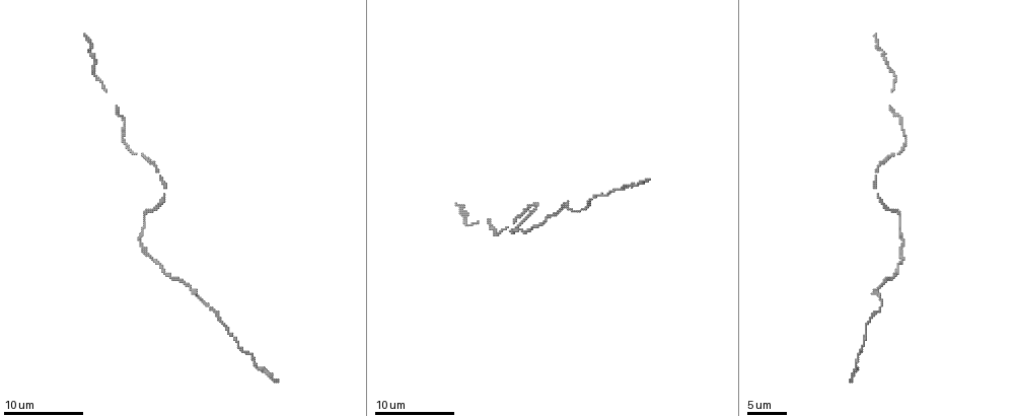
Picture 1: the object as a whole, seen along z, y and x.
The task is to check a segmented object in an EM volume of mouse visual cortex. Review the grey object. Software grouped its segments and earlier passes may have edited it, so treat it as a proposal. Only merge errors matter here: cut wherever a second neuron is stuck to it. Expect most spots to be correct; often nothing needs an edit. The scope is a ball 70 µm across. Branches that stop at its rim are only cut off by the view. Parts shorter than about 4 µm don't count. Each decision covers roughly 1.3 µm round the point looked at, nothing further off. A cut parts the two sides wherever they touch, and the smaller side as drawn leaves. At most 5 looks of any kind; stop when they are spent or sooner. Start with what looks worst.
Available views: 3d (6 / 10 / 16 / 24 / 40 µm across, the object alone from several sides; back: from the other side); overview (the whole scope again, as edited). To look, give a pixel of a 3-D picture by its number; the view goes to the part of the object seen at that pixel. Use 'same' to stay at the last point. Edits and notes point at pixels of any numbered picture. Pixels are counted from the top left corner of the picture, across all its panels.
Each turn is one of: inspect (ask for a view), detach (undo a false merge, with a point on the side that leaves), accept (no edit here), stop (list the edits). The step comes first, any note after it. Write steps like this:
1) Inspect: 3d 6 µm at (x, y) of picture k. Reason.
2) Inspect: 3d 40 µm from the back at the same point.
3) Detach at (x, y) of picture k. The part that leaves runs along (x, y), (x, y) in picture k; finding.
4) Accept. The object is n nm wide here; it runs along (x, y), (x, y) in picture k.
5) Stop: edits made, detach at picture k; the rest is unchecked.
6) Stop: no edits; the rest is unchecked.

Inspect: 3d 16 µm at (569, 209) of picture 1. Calibre changes.

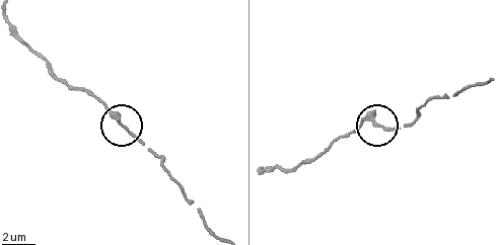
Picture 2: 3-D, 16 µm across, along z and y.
Accept. The object is 200 nm wide here; continuous, no second neuron.

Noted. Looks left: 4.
Inspect: 3d 6 µm at (900, 211) of picture 1.

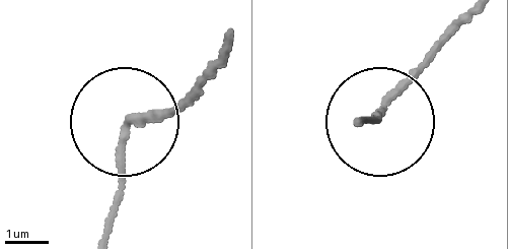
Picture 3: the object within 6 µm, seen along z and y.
Inspect: 3d 6 µm from the back at (381, 114) of picture 3.

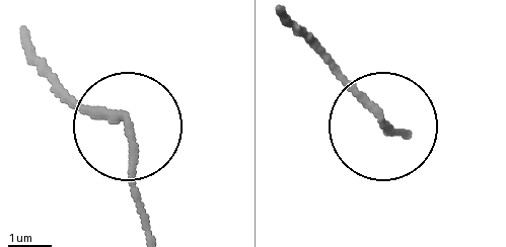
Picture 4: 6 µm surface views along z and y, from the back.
Accept. The side arm is 33 µm long; it runs along (124, 128), (145, 230) in picture 4; continuous, no second neuron.

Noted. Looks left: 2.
Inspect: 3d 16 µm at (98, 78) of picture 1. Thick turns thin.

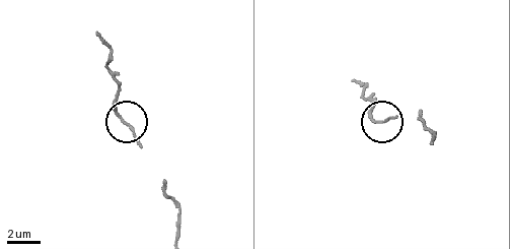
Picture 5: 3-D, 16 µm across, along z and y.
Accept. Continuous, no second neuron.

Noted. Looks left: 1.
Stop: no edits; the rest is unchecked.

